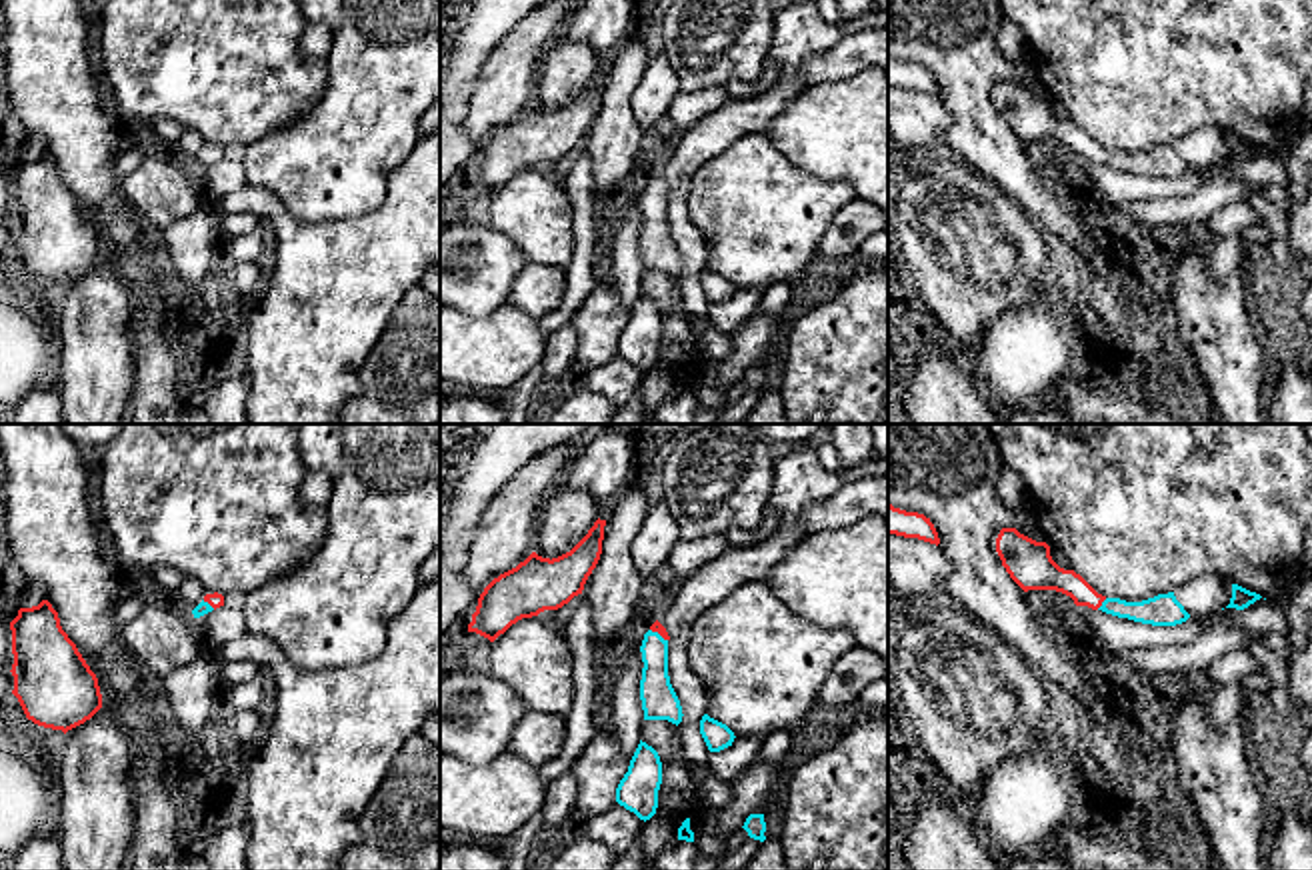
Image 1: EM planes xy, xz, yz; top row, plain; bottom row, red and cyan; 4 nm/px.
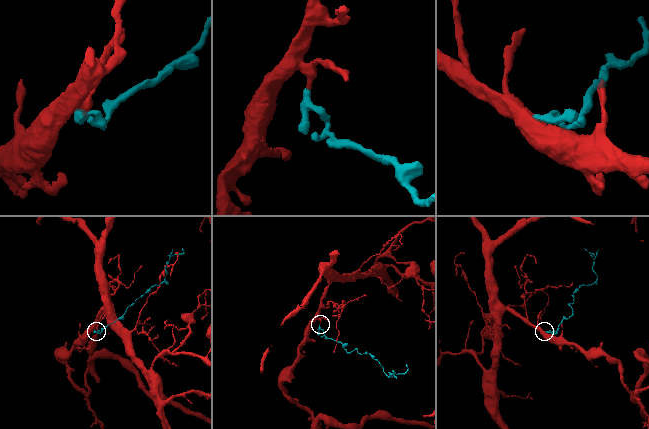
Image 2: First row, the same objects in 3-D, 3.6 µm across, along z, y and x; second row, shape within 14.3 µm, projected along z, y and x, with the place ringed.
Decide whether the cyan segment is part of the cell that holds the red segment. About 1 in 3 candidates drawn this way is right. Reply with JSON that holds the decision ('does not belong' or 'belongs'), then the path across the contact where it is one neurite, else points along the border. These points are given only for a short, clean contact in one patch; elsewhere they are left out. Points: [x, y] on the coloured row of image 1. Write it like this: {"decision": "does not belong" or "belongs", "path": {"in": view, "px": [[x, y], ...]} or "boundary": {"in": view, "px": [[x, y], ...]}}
{"decision": "belongs", "path": {"in": "yz", "px": [[1046, 574], [1070, 582], [1100, 604], [1160, 610]]}}

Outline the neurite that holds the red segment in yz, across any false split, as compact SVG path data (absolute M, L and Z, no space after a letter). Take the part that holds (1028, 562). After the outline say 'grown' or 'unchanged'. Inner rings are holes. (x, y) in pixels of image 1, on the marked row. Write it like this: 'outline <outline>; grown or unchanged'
outline M1002 528L996 538L996 552L1010 578L1024 590L1056 590L1106 614L1152 626L1176 626L1190 618L1174 592L1158 594L1142 602L1126 602L1098 594L1080 574L1060 568L1046 542L1036 542L1016 528Z; grown

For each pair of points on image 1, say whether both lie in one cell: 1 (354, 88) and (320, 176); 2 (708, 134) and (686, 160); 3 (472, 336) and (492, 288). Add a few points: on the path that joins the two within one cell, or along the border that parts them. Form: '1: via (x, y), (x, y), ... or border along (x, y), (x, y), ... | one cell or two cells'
1: via (354, 110), (354, 134), (336, 154) | one cell
2: via (702, 140), (688, 154) | one cell
3: border along (506, 300), (486, 312), (460, 312) | two cells

